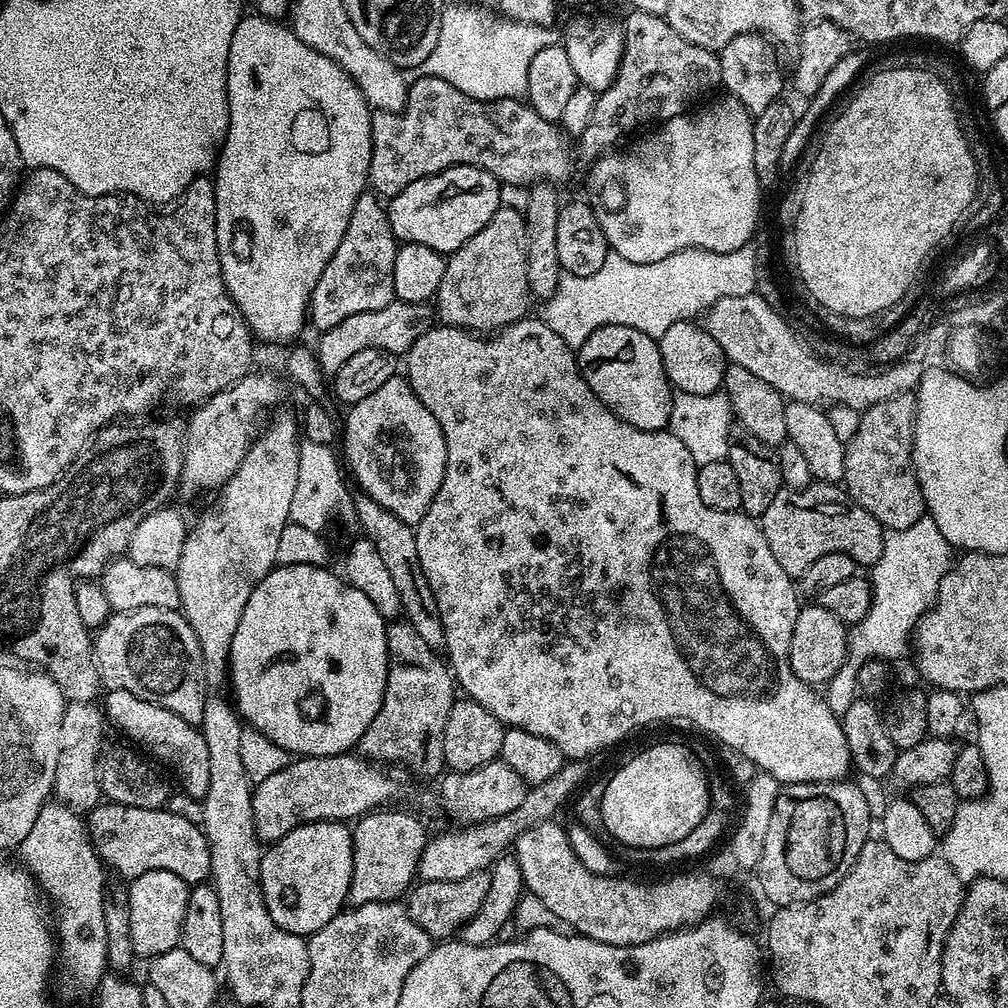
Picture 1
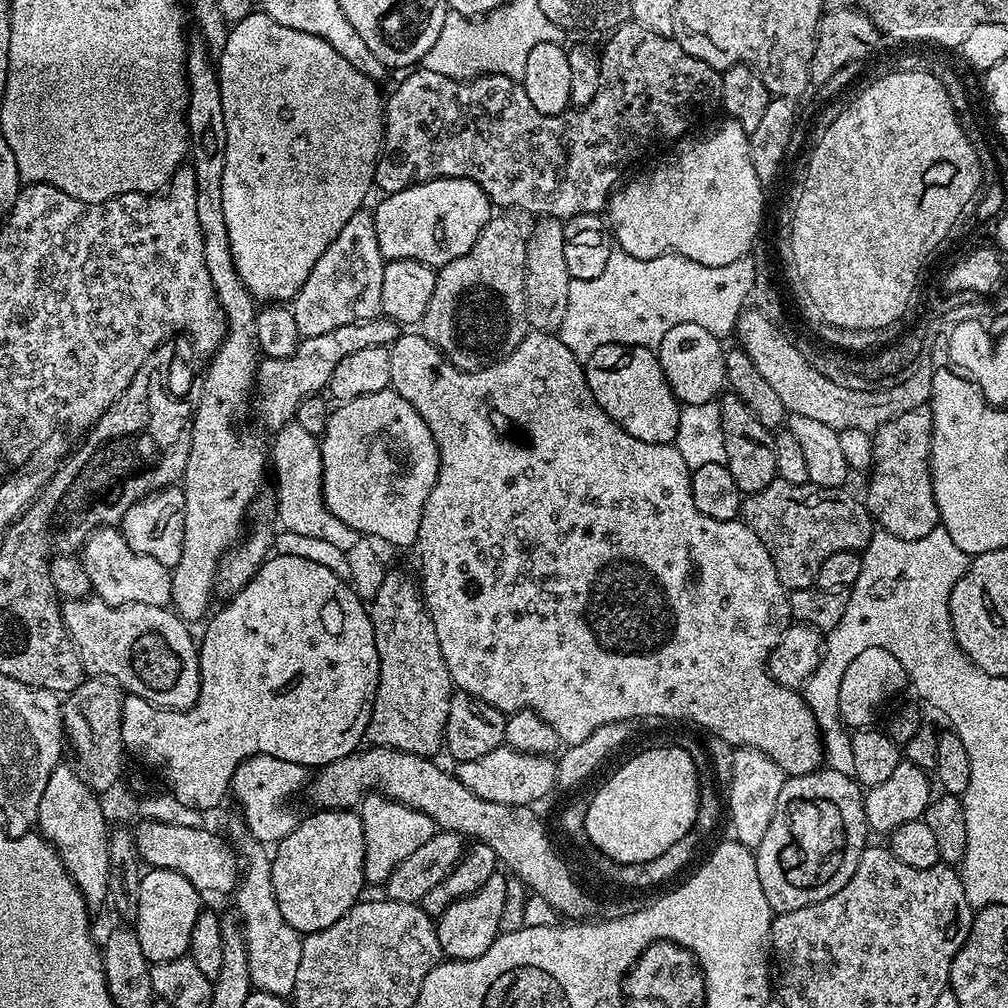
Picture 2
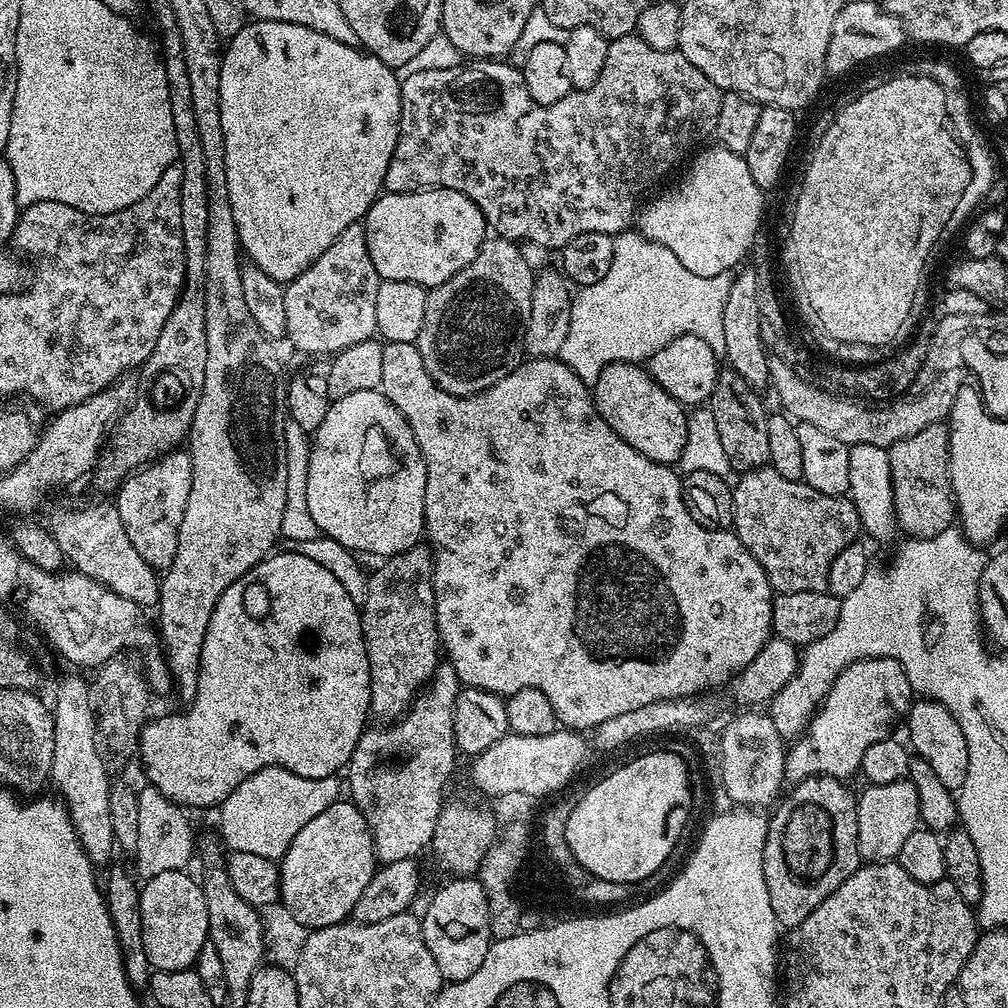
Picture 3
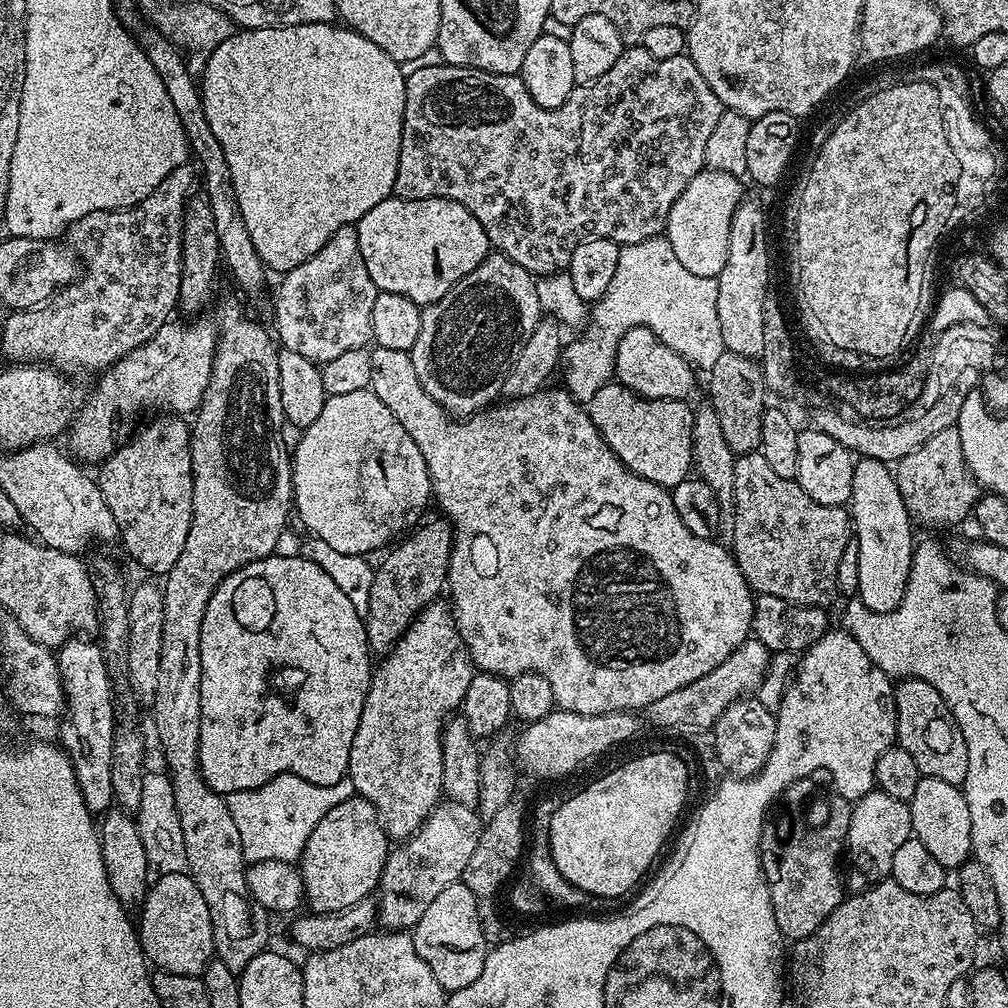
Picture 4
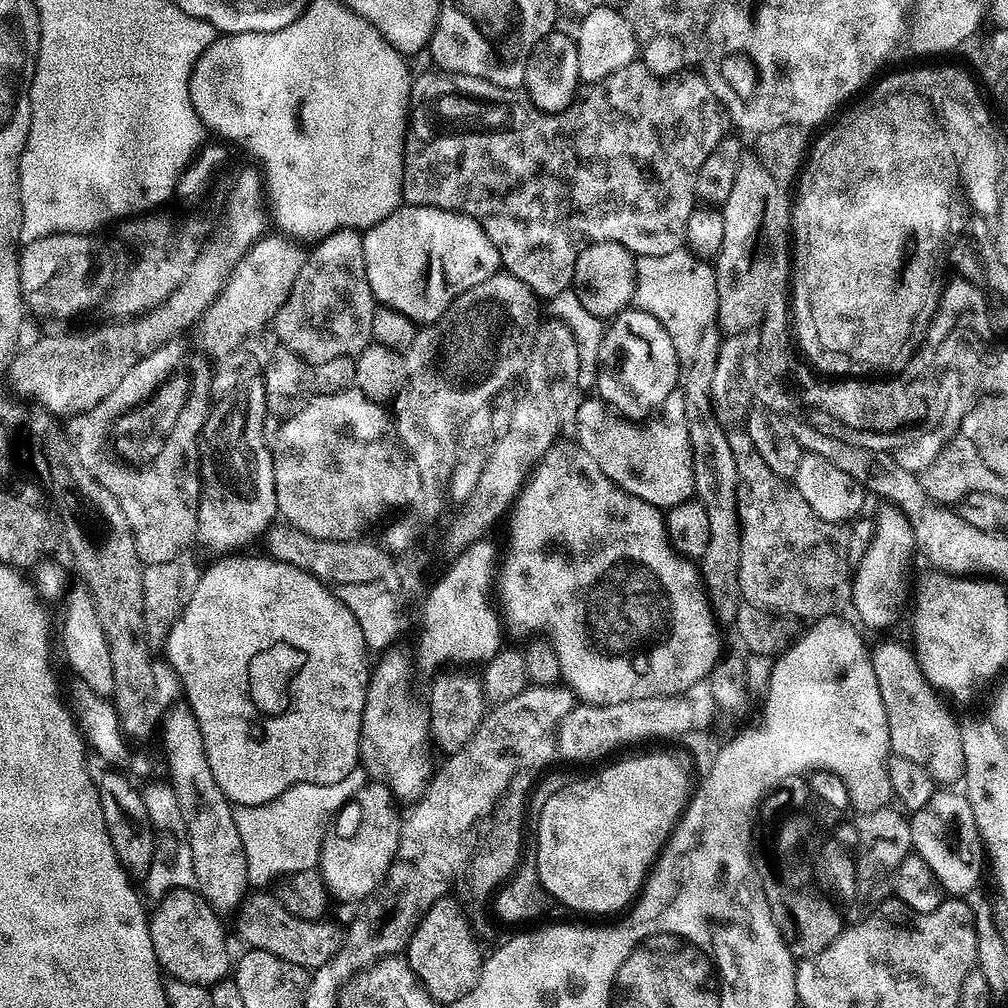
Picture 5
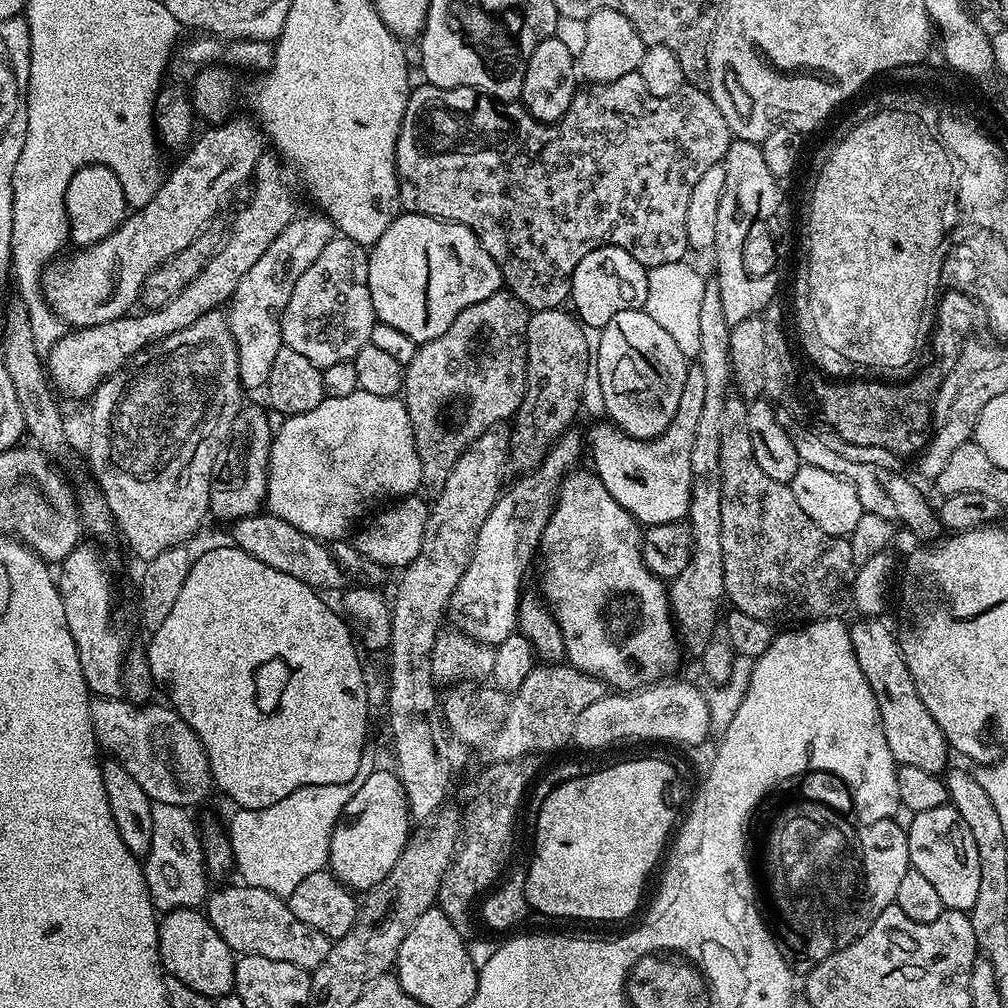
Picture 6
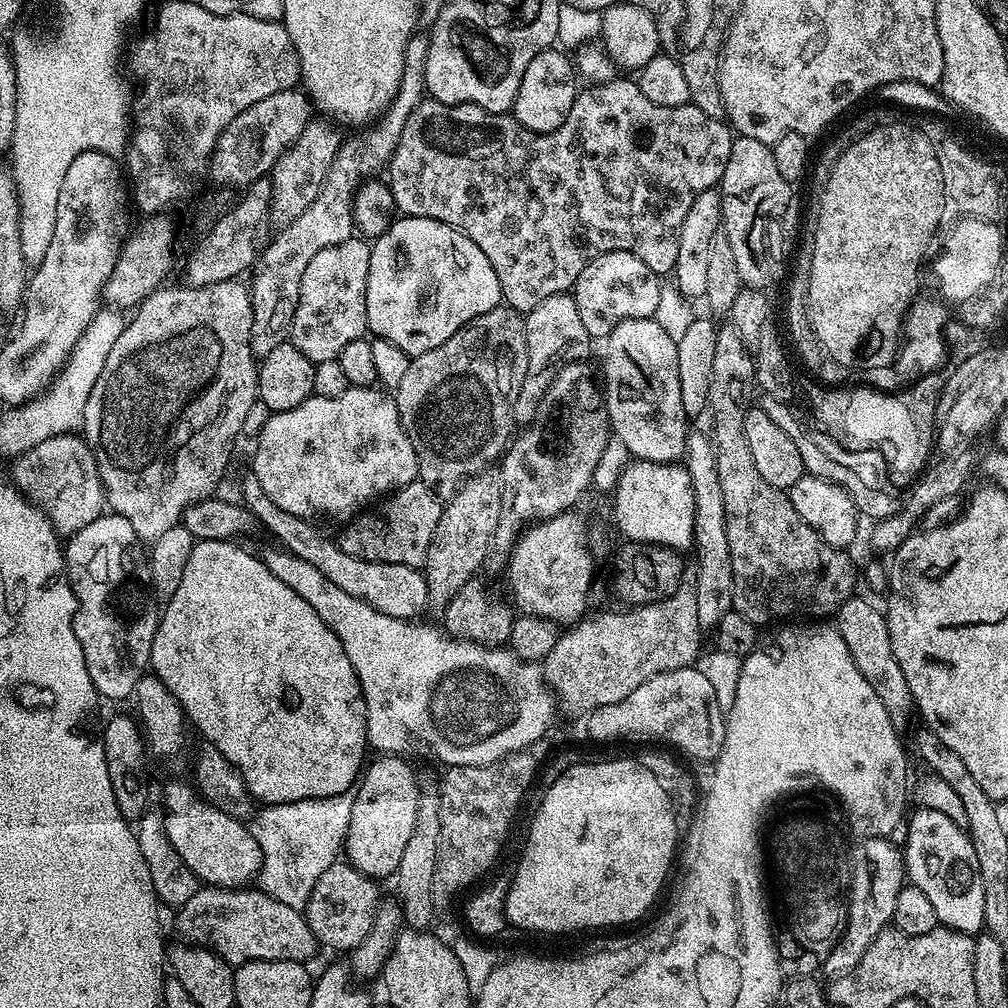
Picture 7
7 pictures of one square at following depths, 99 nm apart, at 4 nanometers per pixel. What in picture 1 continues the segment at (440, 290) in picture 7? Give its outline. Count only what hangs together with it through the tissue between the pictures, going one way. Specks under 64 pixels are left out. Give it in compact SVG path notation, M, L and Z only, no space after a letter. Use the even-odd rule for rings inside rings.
M455 164L433 176L418 178L418 182L410 182L406 190L387 201L390 230L397 241L430 246L430 250L451 254L474 238L501 208L500 186L494 174L465 164Z

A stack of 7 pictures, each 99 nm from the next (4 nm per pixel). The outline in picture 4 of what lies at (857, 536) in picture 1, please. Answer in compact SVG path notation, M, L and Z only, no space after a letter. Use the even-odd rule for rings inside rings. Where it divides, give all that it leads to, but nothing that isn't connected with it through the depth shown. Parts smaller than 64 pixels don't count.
M760 451L746 452L735 457L734 511L732 516L732 544L730 551L735 556L746 582L753 593L782 598L787 604L801 604L811 608L831 609L836 596L841 595L838 586L838 562L848 544L853 543L853 523L849 509L844 506L822 506L802 490L795 480L780 477L766 463Z

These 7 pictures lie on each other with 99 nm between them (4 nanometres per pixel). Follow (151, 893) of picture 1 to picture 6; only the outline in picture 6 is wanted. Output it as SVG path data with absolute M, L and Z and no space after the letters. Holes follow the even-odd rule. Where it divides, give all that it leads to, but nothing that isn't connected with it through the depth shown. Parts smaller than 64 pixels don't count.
M175 908L173 912L163 913L159 921L160 962L169 976L178 978L178 982L186 982L190 990L198 990L203 996L217 997L229 995L236 986L236 960L230 945L218 934L218 930L208 921L200 908Z

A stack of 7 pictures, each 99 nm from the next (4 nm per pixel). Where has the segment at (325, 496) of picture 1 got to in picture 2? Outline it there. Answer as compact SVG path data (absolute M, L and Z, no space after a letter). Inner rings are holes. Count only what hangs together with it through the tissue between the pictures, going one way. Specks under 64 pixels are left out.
M294 420L283 424L274 433L270 462L276 472L278 482L278 502L276 512L281 529L301 535L316 536L347 552L362 539L361 533L346 526L344 522L325 506L324 475L319 437L303 429Z

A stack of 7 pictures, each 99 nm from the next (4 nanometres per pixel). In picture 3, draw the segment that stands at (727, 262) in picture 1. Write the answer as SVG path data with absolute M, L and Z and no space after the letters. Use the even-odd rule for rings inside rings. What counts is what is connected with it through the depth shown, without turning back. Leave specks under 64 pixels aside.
M636 230L618 232L614 237L614 258L602 282L585 284L573 295L570 331L566 334L566 342L562 342L558 358L589 386L595 385L598 374L602 374L606 366L622 360L628 364L640 364L662 350L662 346L687 332L701 336L717 358L723 358L726 354L726 338L722 331L722 310L731 286L732 276L727 272L713 276L690 274L690 270L686 270L686 266L682 266L682 262L678 262L678 258L666 250L666 246L647 240Z

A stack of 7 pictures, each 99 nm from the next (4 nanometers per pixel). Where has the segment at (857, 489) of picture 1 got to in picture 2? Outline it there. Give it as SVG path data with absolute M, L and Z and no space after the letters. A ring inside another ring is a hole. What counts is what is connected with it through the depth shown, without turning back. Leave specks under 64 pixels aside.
M925 406L906 410L890 422L871 433L873 442L873 460L870 467L868 480L868 496L866 503L868 513L873 521L883 531L894 534L894 538L903 540L917 540L926 538L930 530L941 527L940 515L938 514L938 502L934 502L934 486L932 485L932 467L930 466L930 450L932 449L932 409Z

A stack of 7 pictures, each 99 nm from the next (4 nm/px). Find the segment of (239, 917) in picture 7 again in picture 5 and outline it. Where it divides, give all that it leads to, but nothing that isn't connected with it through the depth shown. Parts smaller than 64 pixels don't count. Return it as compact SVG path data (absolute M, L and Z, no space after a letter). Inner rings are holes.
M260 890L253 893L241 905L242 932L251 948L266 950L266 954L278 954L278 958L286 958L286 962L294 962L294 966L302 966L306 970L321 968L344 944L345 929L331 924L328 918L319 920L303 920L290 910L286 910L276 900L275 895Z

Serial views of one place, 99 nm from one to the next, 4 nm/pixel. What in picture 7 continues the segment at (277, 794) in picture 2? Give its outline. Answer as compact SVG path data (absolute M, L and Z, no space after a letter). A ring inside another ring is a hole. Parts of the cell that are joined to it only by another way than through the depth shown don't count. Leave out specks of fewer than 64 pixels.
M350 791L337 796L319 796L313 800L269 804L261 807L250 820L254 842L258 842L262 850L258 888L268 896L273 896L278 902L284 903L285 906L302 910L306 906L310 890L314 890L314 882L322 878L323 872L331 864L341 859L344 839L350 826L350 810L354 810L355 797L355 791Z

